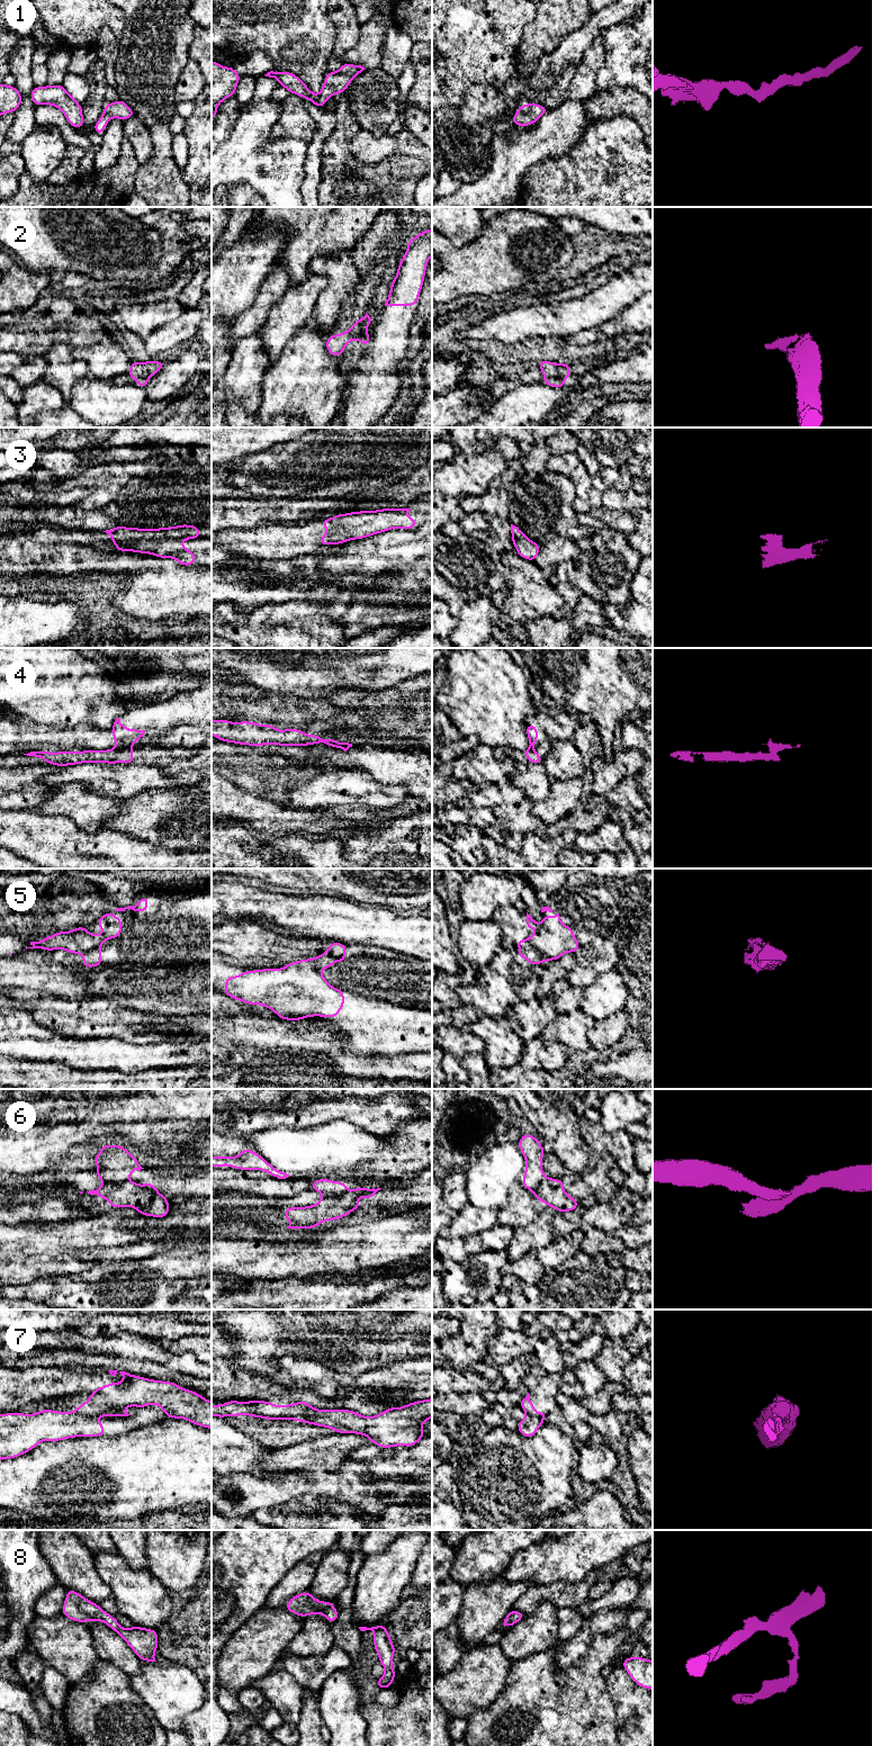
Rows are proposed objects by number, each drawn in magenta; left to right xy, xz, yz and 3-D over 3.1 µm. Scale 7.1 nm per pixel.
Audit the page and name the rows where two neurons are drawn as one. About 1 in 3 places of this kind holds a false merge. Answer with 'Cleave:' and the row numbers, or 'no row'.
Cleave: 2, 4, 5, 6, 7

